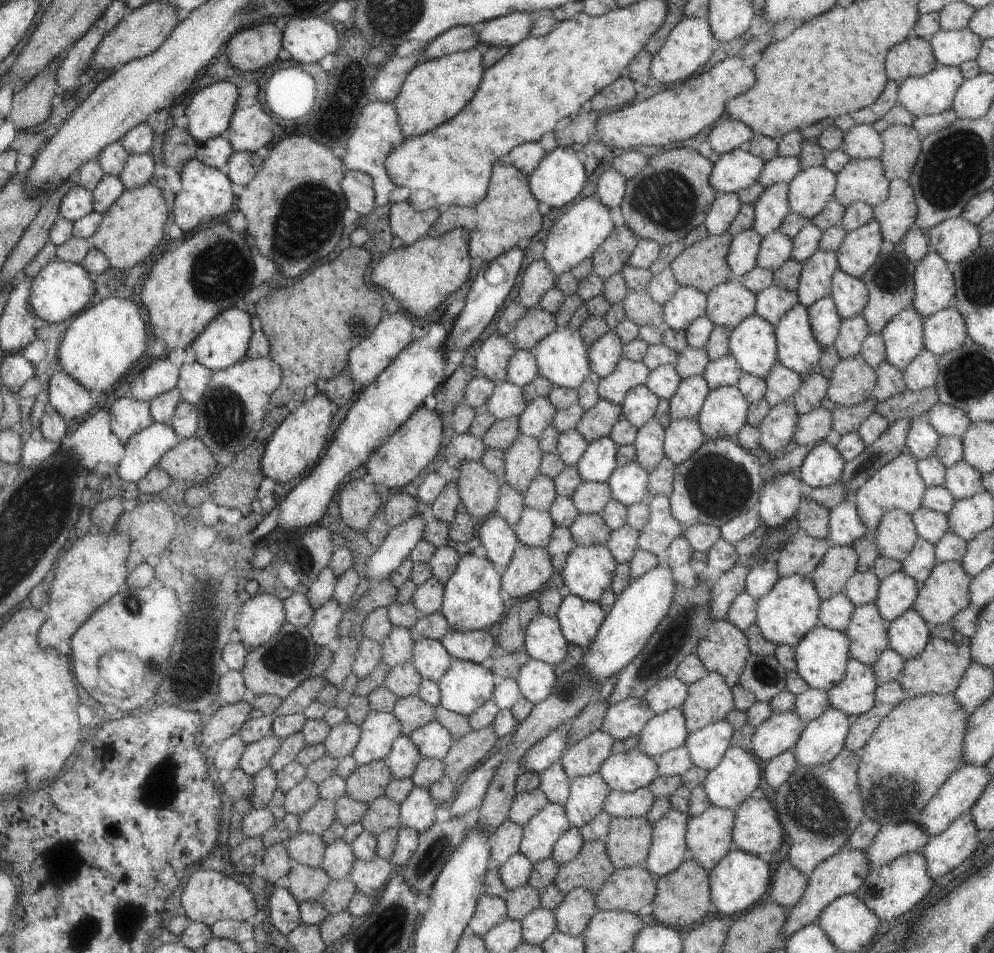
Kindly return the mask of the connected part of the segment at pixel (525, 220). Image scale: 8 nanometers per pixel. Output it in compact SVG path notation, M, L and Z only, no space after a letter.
M497 160L491 168L486 196L475 205L450 205L441 212L426 236L439 237L457 227L469 232L468 255L475 264L490 263L498 255L515 247L519 240L530 240L542 226L542 217L536 211L538 202L531 195L528 175L509 164Z

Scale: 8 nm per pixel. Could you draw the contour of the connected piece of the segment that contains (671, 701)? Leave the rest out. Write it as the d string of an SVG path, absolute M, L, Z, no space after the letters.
M669 676L657 680L642 697L653 715L659 715L668 709L678 708L686 698L688 686Z

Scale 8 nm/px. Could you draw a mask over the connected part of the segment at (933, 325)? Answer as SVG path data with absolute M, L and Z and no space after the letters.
M943 308L922 320L923 349L938 358L966 340L963 318L953 308Z

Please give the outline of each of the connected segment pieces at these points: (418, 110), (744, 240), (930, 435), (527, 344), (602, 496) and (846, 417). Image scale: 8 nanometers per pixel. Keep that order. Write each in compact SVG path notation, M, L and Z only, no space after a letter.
M474 47L449 55L420 61L403 80L400 92L392 102L398 126L405 138L413 137L440 126L460 112L478 90L484 69L481 65L483 49Z
M752 229L739 232L732 238L725 256L731 278L739 278L756 266L760 238Z
M924 417L913 418L910 420L906 431L904 450L917 461L927 459L934 455L934 449L939 438Z
M530 307L513 328L513 345L515 349L530 351L547 334L556 328L554 314L536 307Z
M582 481L571 494L572 504L578 513L600 513L611 499L606 483Z
M866 399L863 403L854 405L853 407L833 408L830 412L832 419L832 429L826 435L825 440L819 443L827 443L834 446L841 435L856 431L861 422L874 412L874 407L878 404L874 399Z

